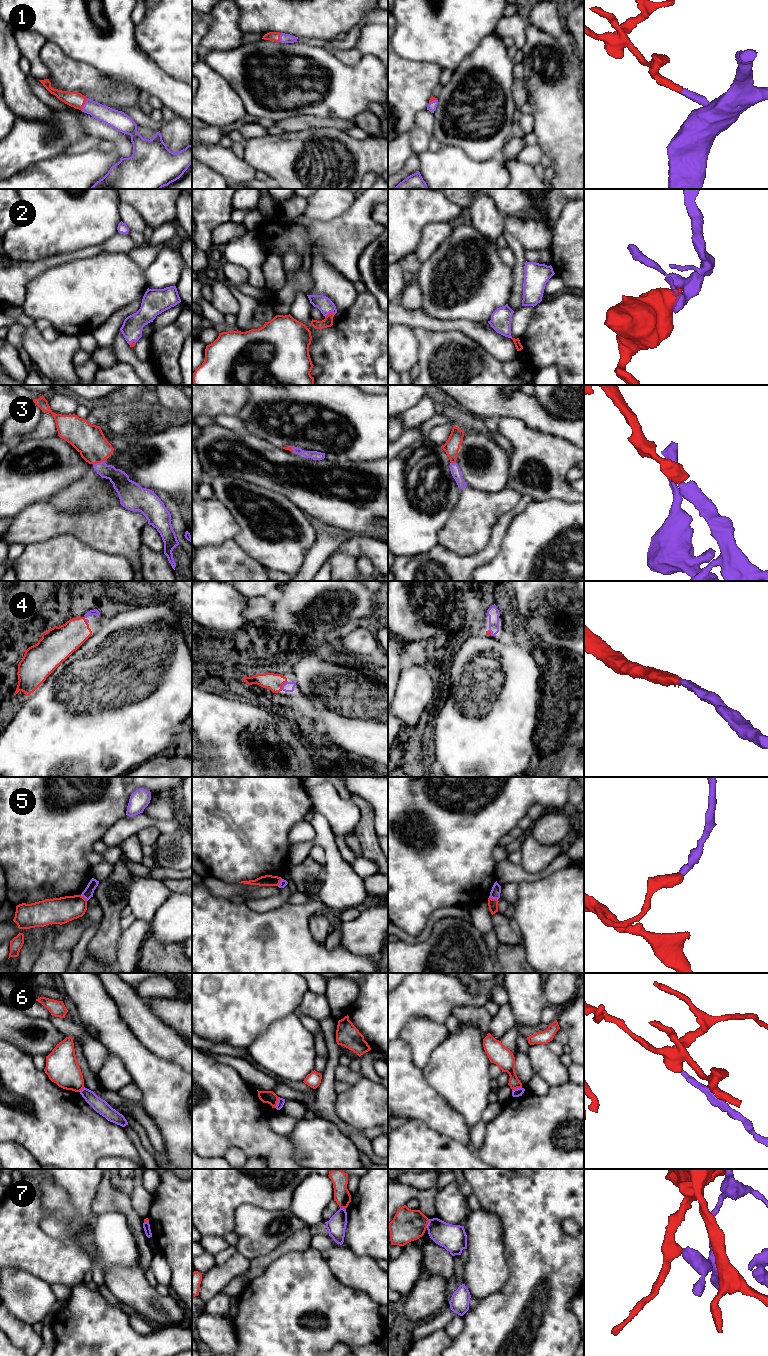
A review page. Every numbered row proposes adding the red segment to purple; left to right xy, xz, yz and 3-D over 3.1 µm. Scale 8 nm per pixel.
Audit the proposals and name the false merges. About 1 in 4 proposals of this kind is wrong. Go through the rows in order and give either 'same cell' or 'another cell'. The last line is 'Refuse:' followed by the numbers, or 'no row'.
1: same cell
2: same cell
3: same cell
4: same cell
5: another cell
6: another cell
7: another cell
Refuse: 5, 6, 7

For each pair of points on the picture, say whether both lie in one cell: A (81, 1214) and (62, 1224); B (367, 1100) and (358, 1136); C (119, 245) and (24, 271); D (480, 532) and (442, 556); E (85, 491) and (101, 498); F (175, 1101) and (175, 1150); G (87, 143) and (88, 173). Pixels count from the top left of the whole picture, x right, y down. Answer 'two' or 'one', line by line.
A: two
B: two
C: one
D: two
E: one
F: one
G: two

